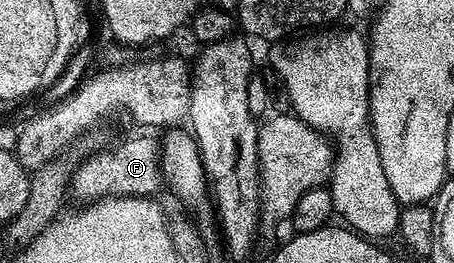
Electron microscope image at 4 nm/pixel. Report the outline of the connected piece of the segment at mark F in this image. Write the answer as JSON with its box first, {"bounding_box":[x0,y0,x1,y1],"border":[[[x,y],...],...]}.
{"bounding_box":[71,137,162,203],"border":[[[129,137],[114,147],[113,153],[105,149],[94,157],[89,157],[81,166],[74,168],[71,173],[71,193],[78,197],[78,202],[88,203],[98,201],[101,197],[148,197],[154,196],[157,188],[162,188],[161,176],[161,146],[158,138],[153,137]]]}

